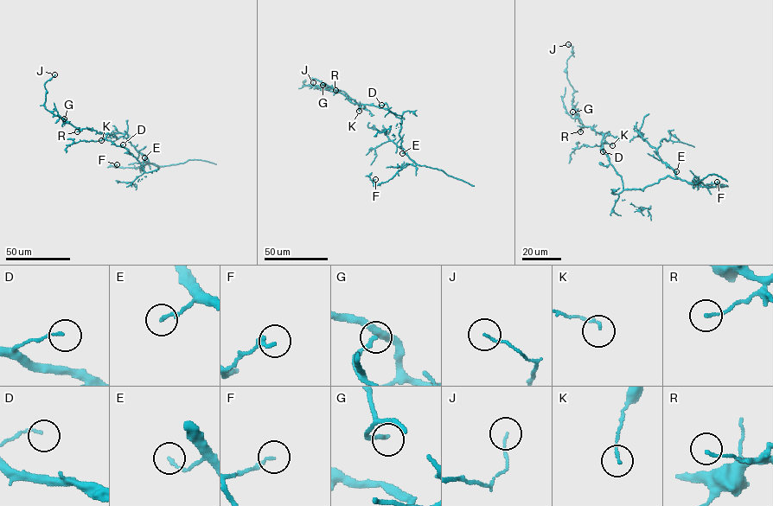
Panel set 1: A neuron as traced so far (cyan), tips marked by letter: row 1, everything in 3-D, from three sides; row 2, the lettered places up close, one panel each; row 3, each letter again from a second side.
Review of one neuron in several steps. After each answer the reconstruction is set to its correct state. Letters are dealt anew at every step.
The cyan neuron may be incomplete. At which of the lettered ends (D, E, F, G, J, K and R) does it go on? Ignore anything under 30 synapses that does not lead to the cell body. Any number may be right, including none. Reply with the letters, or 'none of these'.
none of these

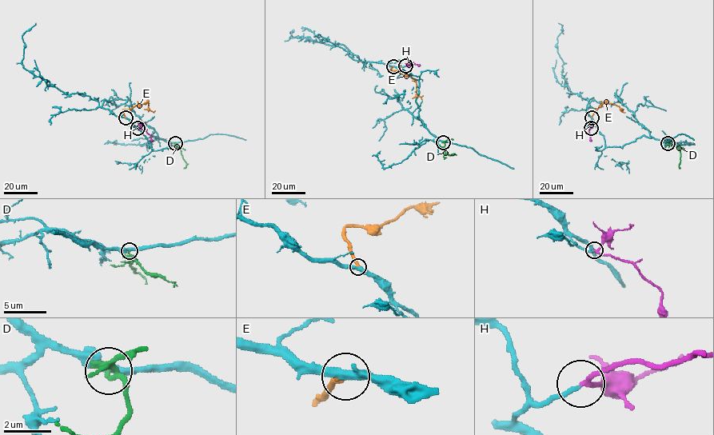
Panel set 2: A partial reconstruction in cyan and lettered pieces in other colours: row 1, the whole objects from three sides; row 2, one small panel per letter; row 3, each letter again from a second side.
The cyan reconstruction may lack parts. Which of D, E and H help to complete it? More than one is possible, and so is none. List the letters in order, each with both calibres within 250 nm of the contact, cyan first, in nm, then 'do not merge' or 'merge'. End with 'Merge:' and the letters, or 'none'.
D: calibres 340 and 140 nm; do not merge
E: calibres 280 and 260 nm; merge
H: calibres 170 and 180 nm; merge
Merge: E, H

